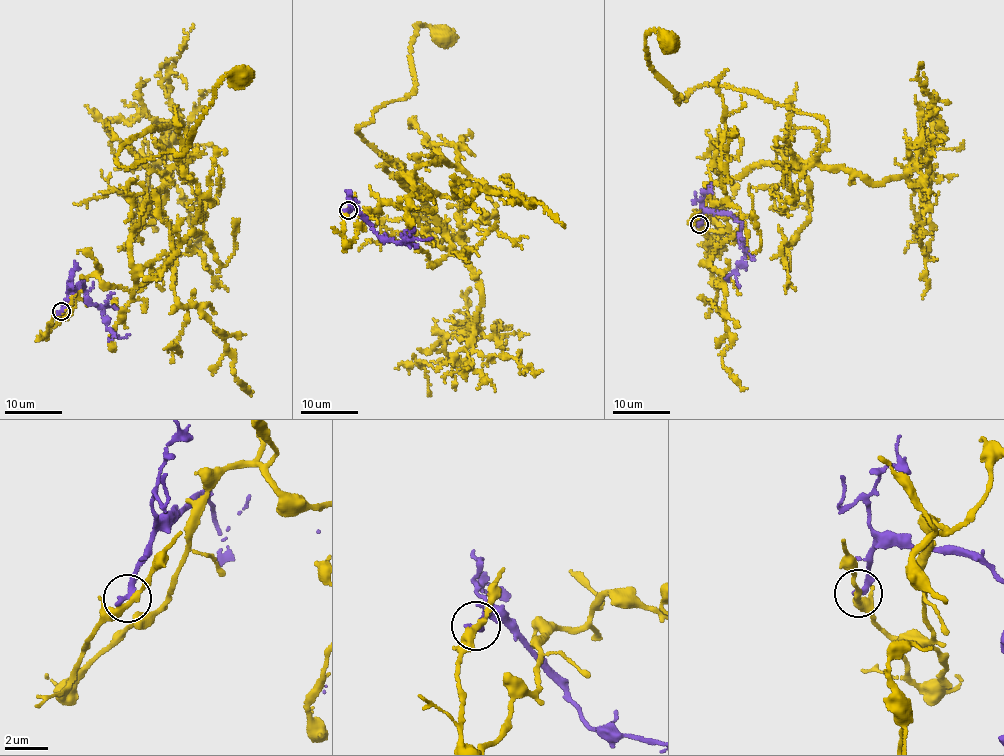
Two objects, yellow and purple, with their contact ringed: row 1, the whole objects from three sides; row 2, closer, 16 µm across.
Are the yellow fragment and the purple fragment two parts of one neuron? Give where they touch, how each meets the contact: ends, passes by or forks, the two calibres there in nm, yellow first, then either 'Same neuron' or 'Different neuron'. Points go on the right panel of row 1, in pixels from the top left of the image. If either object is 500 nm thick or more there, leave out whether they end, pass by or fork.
Place: (699, 224). At the ring yellow passes by. At the ring purple ends. Thickness 280 nm (yellow) against 320 nm. Different neuron

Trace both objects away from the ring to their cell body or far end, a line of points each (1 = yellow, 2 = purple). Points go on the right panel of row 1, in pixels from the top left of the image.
1: (699, 225), (737, 239), (714, 185), (814, 163), (827, 124), (680, 102), (669, 40)
2: (699, 225), (702, 213), (709, 210), (729, 214), (739, 223), (744, 254), (738, 270), (739, 286)

